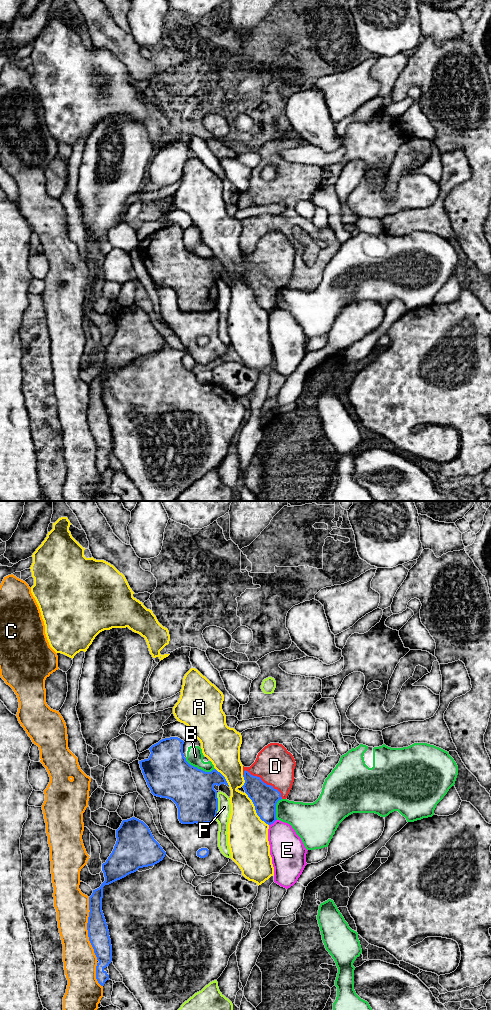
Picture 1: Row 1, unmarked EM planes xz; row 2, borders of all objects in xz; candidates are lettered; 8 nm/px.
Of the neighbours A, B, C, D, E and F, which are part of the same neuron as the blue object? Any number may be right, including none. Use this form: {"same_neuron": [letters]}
{"same_neuron": ["D"]}

